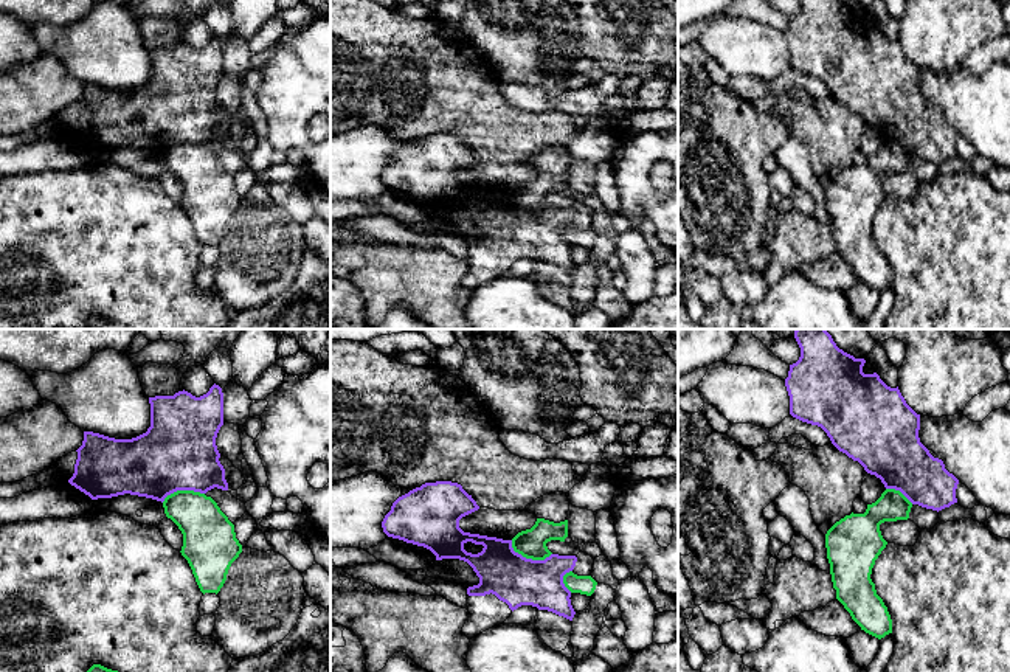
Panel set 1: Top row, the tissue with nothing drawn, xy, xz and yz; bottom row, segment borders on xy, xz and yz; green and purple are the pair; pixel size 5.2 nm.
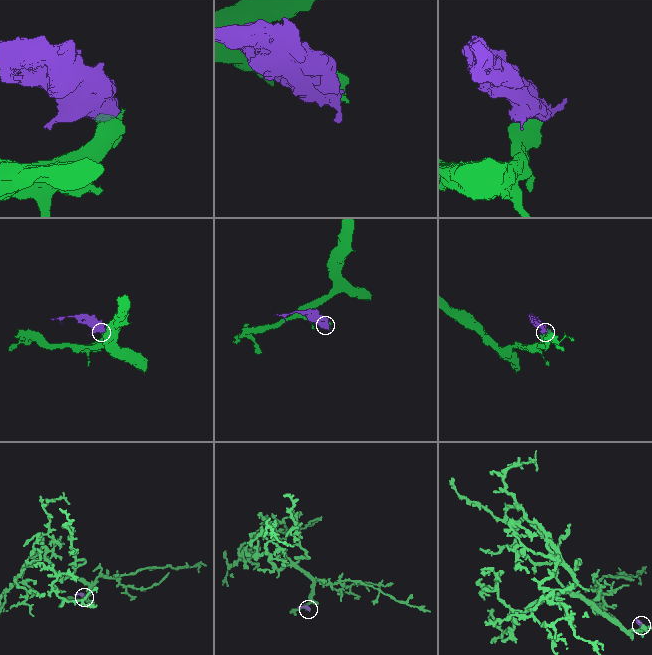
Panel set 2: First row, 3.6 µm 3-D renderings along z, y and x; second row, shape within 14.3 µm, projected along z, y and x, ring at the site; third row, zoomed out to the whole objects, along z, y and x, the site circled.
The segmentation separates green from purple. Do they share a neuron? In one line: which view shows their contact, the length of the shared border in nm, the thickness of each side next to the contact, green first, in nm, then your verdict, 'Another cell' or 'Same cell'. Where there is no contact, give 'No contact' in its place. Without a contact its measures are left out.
Touches green in xz. Shared border 220 nm. Thickness 160 nm (green) against 260 nm. Another cell

